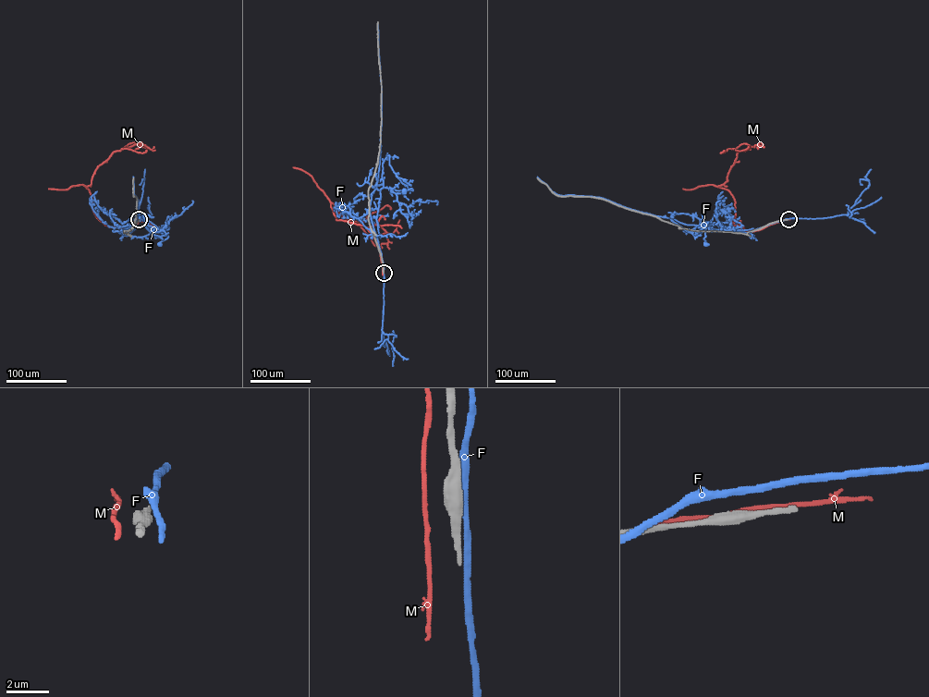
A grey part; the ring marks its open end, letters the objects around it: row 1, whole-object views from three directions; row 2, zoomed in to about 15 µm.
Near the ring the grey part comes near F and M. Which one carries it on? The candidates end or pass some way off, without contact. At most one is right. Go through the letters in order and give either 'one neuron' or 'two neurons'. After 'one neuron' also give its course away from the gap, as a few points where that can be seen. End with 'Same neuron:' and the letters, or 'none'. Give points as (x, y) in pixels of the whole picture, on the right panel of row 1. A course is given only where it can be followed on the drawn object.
F: two neurons
M: two neurons
Same neuron: none

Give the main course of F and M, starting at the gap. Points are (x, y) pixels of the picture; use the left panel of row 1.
F: (139, 218), (131, 232), (125, 231), (140, 219), (146, 220), (168, 236), (159, 244)
M: (138, 219), (129, 231), (105, 225), (93, 212), (86, 187), (96, 168), (113, 152), (139, 143), (154, 150)

